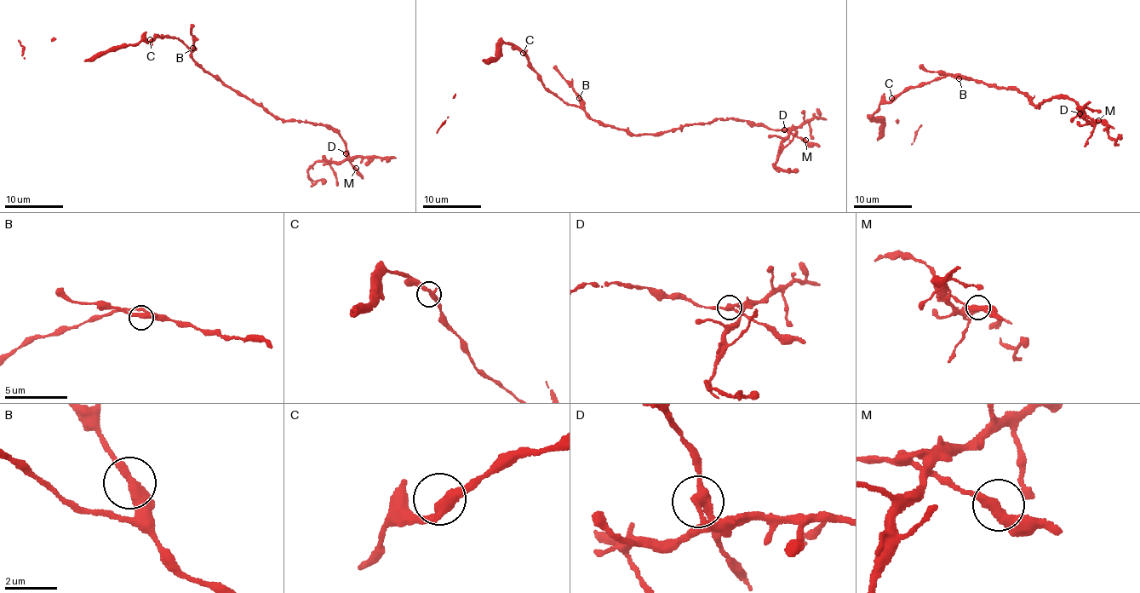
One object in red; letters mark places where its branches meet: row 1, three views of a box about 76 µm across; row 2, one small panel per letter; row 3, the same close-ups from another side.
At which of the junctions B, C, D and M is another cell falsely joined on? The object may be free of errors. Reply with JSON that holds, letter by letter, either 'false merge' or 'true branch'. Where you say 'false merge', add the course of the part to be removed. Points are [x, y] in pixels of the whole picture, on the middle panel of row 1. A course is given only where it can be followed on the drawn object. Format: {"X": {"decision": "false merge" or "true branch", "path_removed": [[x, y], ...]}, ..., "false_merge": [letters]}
{"B": {"decision": "true branch"}, "C": {"decision": "true branch"}, "D": {"decision": "false merge", "path_removed": [[784, 129], [787, 131], [787, 137], [781, 143], [775, 166], [784, 171], [798, 169]]}, "M": {"decision": "true branch"}, "false_merge": ["D"]}

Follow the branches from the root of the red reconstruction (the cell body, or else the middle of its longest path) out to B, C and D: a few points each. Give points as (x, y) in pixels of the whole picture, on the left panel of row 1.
B: (197, 65), (191, 55), (194, 50), (192, 48)
C: (197, 65), (191, 50), (178, 39), (162, 34), (150, 39)
D: (197, 65), (267, 109), (274, 117), (337, 129), (344, 142), (345, 153)

